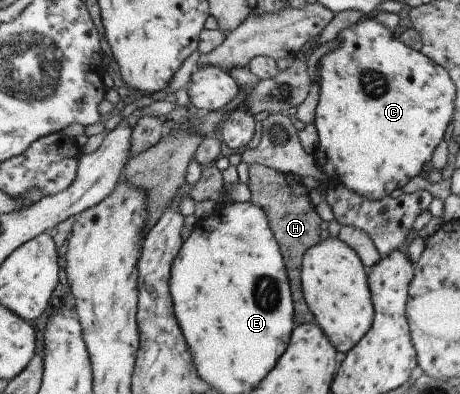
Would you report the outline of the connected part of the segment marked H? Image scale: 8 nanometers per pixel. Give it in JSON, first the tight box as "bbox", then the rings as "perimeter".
{"bbox":[247,165,321,324],"perimeter":[[[264,165],[248,166],[247,187],[249,188],[249,201],[260,205],[266,213],[270,230],[276,239],[287,274],[291,299],[294,305],[294,324],[312,323],[313,314],[305,305],[300,282],[301,258],[304,251],[321,242],[320,224],[321,218],[314,211],[308,192],[296,182],[293,173],[281,173]]]}

